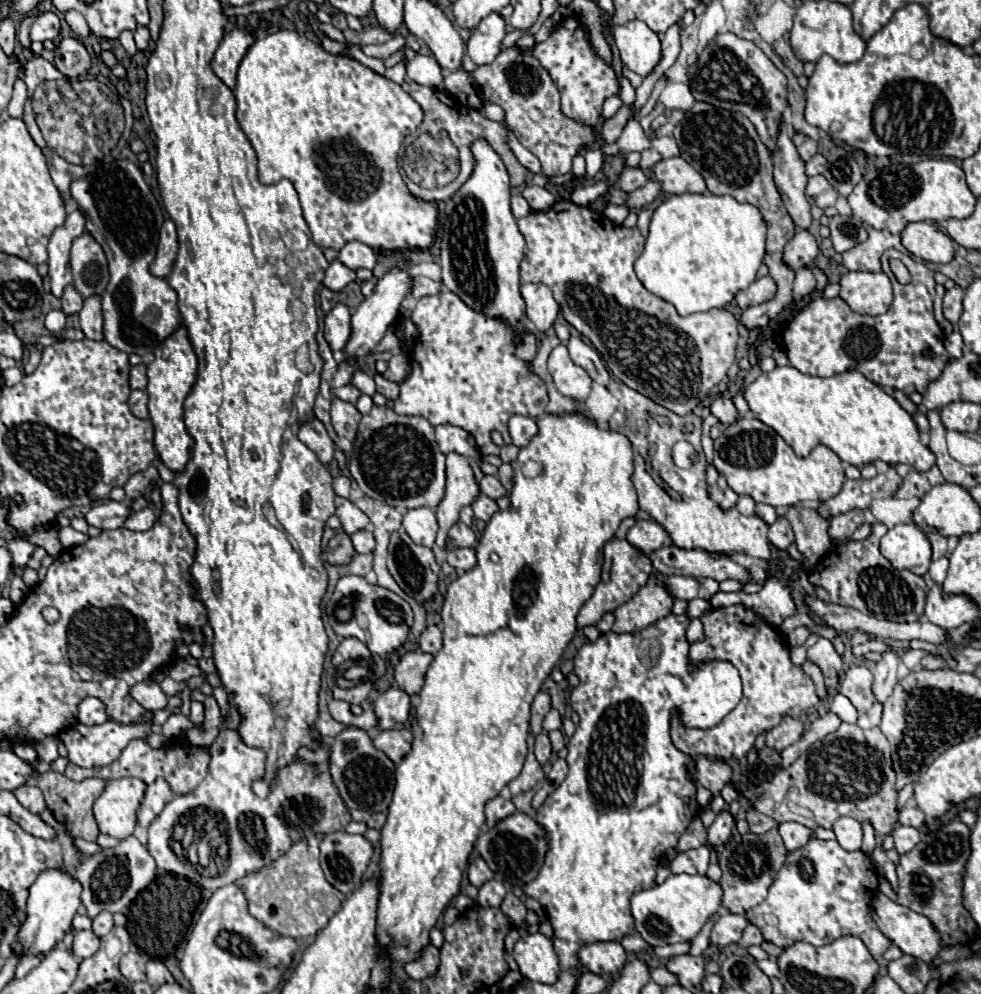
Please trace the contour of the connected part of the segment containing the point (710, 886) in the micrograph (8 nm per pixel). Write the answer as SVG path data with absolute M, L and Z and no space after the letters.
M673 874L663 884L641 890L631 898L631 914L635 918L635 930L649 946L689 942L699 934L709 916L717 914L721 898L723 890L711 878L699 874L695 876Z

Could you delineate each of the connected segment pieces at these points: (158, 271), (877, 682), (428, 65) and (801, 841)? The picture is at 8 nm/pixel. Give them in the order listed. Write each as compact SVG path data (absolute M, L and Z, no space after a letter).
M167 220L159 232L159 246L157 246L157 256L155 262L151 264L151 274L167 278L171 274L173 262L177 258L177 232L175 232L175 224L171 220Z
M885 652L881 660L875 666L873 672L873 694L877 702L885 702L887 696L891 694L891 688L895 686L897 680L897 666L899 666L899 656L895 652Z
M417 54L413 60L409 60L407 76L409 76L409 80L423 84L423 86L431 86L431 88L435 88L443 82L441 66L437 64L437 60L433 56Z
M783 822L783 824L779 824L779 834L783 836L783 842L785 842L789 852L793 852L797 848L803 848L813 838L813 830L799 824L799 822Z

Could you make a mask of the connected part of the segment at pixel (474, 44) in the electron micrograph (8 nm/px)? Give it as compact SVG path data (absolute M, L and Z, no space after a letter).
M497 12L481 20L481 24L471 32L467 42L469 56L477 66L491 64L501 52L501 42L505 38L505 18Z

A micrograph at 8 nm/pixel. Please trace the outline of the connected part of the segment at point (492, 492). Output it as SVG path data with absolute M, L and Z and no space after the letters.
M483 476L483 480L479 482L479 486L481 486L481 492L485 496L493 498L493 500L497 500L497 498L501 498L501 496L507 494L507 490L503 488L503 484L499 482L497 476Z

